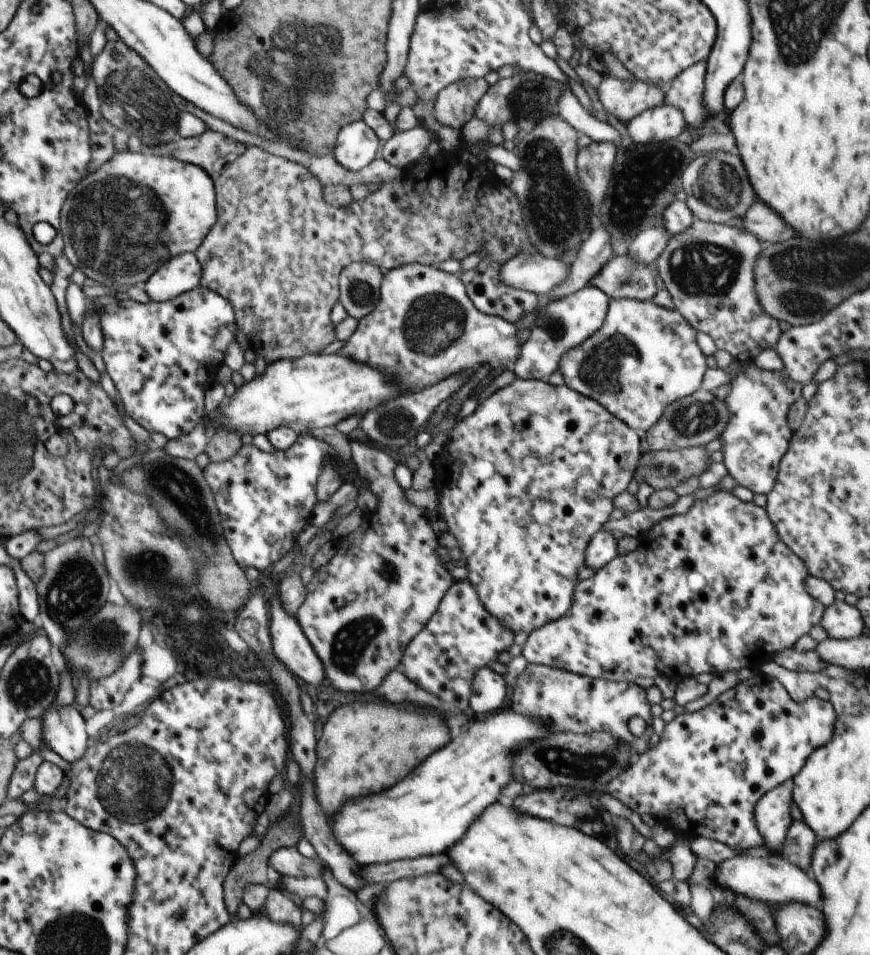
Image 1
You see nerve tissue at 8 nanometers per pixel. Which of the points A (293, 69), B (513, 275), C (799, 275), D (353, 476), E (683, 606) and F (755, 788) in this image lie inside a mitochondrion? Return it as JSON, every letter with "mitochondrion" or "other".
{"A":"mitochondrion","B":"other","C":"mitochondrion","D":"other","E":"other","F":"other"}

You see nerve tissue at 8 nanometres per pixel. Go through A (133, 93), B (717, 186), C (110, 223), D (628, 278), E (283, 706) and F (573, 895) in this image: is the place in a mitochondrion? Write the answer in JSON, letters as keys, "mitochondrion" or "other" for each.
{"A":"mitochondrion","B":"mitochondrion","C":"mitochondrion","D":"mitochondrion","E":"other","F":"other"}

